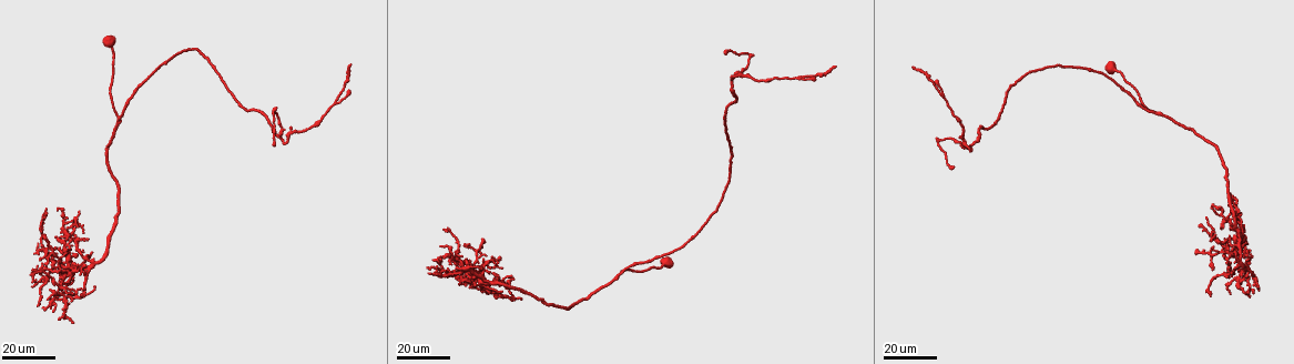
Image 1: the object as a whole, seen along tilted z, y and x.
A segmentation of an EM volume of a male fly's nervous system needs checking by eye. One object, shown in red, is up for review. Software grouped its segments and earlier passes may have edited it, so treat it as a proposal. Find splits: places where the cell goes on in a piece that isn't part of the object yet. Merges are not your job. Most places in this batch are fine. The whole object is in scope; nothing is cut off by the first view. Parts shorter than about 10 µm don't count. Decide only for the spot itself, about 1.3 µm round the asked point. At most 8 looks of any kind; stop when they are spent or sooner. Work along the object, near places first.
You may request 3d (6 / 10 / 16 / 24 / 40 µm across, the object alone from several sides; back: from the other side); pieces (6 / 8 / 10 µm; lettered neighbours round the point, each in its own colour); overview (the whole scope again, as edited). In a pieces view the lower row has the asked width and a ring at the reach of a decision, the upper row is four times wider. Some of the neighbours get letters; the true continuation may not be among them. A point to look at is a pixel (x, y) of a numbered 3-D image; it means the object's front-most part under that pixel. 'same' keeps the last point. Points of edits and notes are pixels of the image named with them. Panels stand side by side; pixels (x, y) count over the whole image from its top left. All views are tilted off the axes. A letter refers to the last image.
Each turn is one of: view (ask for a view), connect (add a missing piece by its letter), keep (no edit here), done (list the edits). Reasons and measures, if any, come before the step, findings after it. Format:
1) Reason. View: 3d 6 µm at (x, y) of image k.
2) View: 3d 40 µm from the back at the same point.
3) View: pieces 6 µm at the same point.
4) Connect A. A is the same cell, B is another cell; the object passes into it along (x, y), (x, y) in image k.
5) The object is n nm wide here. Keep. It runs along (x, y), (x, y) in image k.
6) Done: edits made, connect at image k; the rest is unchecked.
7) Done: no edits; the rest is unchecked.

An open end. View: 3d 16 µm at (500, 292) of image 1.

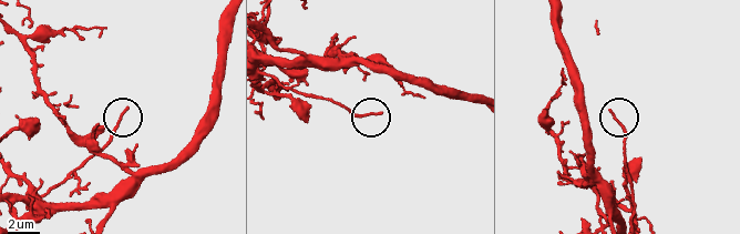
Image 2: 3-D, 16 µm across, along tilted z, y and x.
What lies round it. View: pieces 10 µm at (381, 112) of image 2.

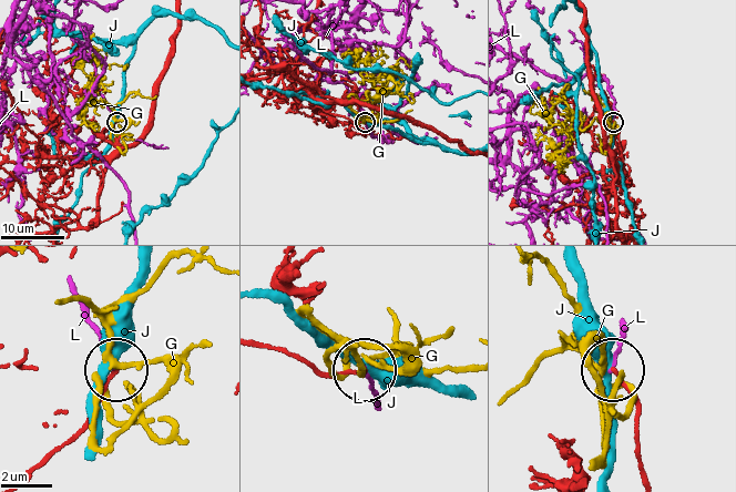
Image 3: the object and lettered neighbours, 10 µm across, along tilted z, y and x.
The object is 140 nm wide here. Keep. G, J and L are other cells; it runs along (641, 474), (633, 400), (613, 372) in image 3; no lettered piece goes on from it.

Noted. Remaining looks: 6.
Branch stops here. View: 3d 16 µm at (1214, 232) of image 1.

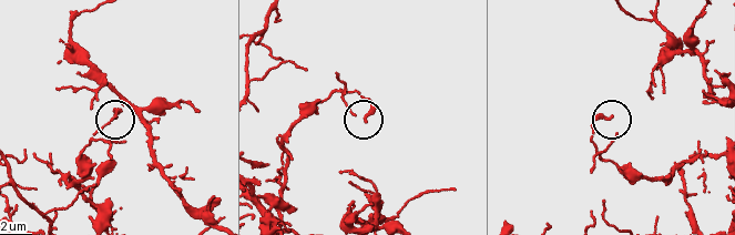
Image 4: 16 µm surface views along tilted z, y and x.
View: 3d 6 µm at (365, 121) of image 4.

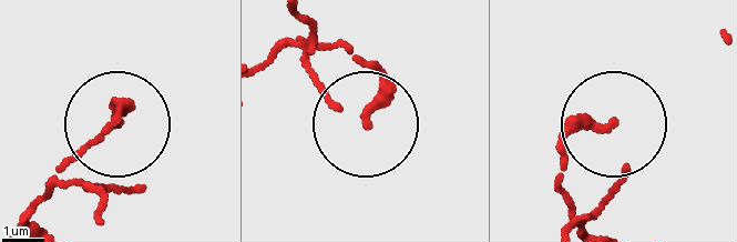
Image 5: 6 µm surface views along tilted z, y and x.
View: pieces 6 µm at (609, 125) of image 5.

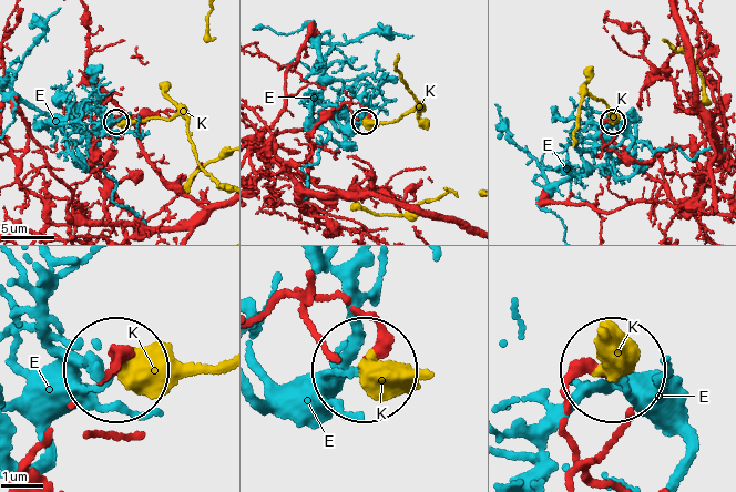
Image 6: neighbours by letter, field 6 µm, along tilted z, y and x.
Keep. E and K are other cells; it runs along (264, 313), (285, 297), (334, 295), (364, 315), (370, 360) in image 6; no lettered piece goes on from it.

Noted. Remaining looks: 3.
An open end. View: 3d 24 µm at (1233, 268) of image 1.

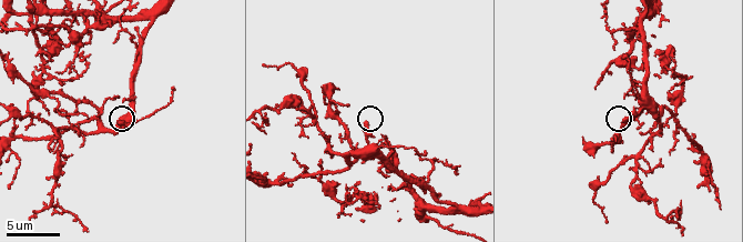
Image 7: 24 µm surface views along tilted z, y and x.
View: pieces 8 µm at (122, 124) of image 7.

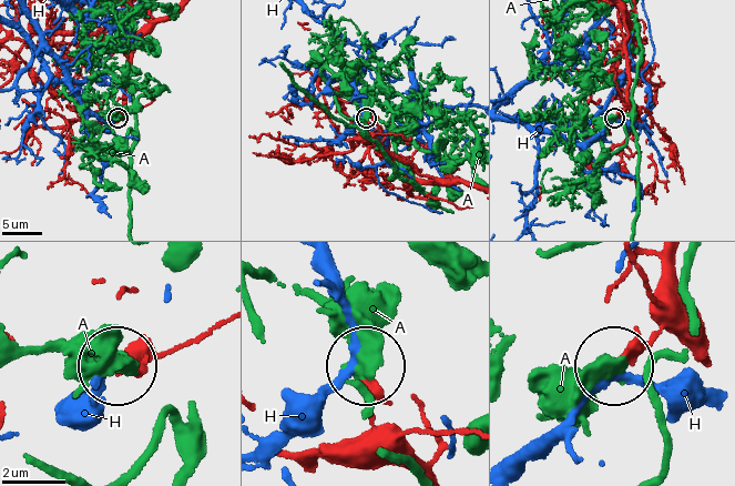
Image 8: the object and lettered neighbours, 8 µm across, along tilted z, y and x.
Keep. A and H are other cells; it runs along (672, 262), (650, 336), (619, 362) in image 8; none of them fits.

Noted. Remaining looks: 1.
Done: no edits; the rest is unchecked.

